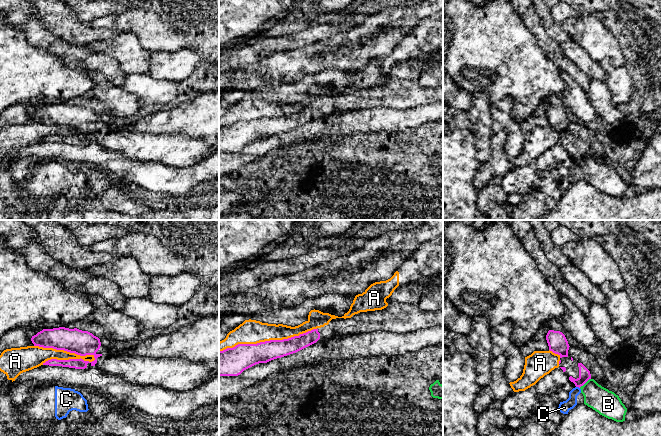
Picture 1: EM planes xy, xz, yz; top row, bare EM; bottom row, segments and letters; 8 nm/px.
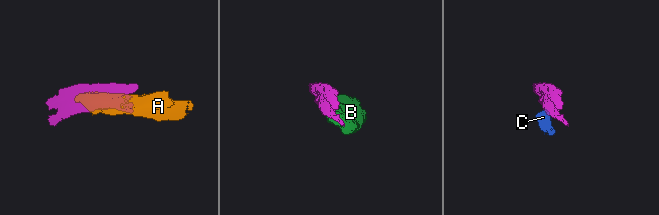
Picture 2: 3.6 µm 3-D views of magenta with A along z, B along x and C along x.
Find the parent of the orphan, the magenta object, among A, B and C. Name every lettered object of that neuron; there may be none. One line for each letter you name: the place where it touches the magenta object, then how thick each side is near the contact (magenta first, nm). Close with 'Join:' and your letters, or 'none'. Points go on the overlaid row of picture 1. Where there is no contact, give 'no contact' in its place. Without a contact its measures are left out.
Join: none

